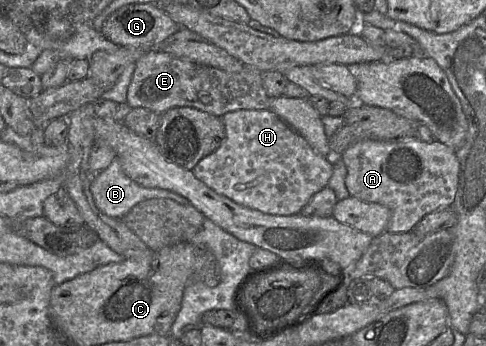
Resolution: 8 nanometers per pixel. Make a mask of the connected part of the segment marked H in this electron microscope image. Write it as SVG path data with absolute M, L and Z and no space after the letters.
M238 110L228 112L221 118L226 130L223 143L191 170L197 179L216 193L266 214L291 216L298 214L315 193L328 186L333 164L314 151L298 132L271 110Z

